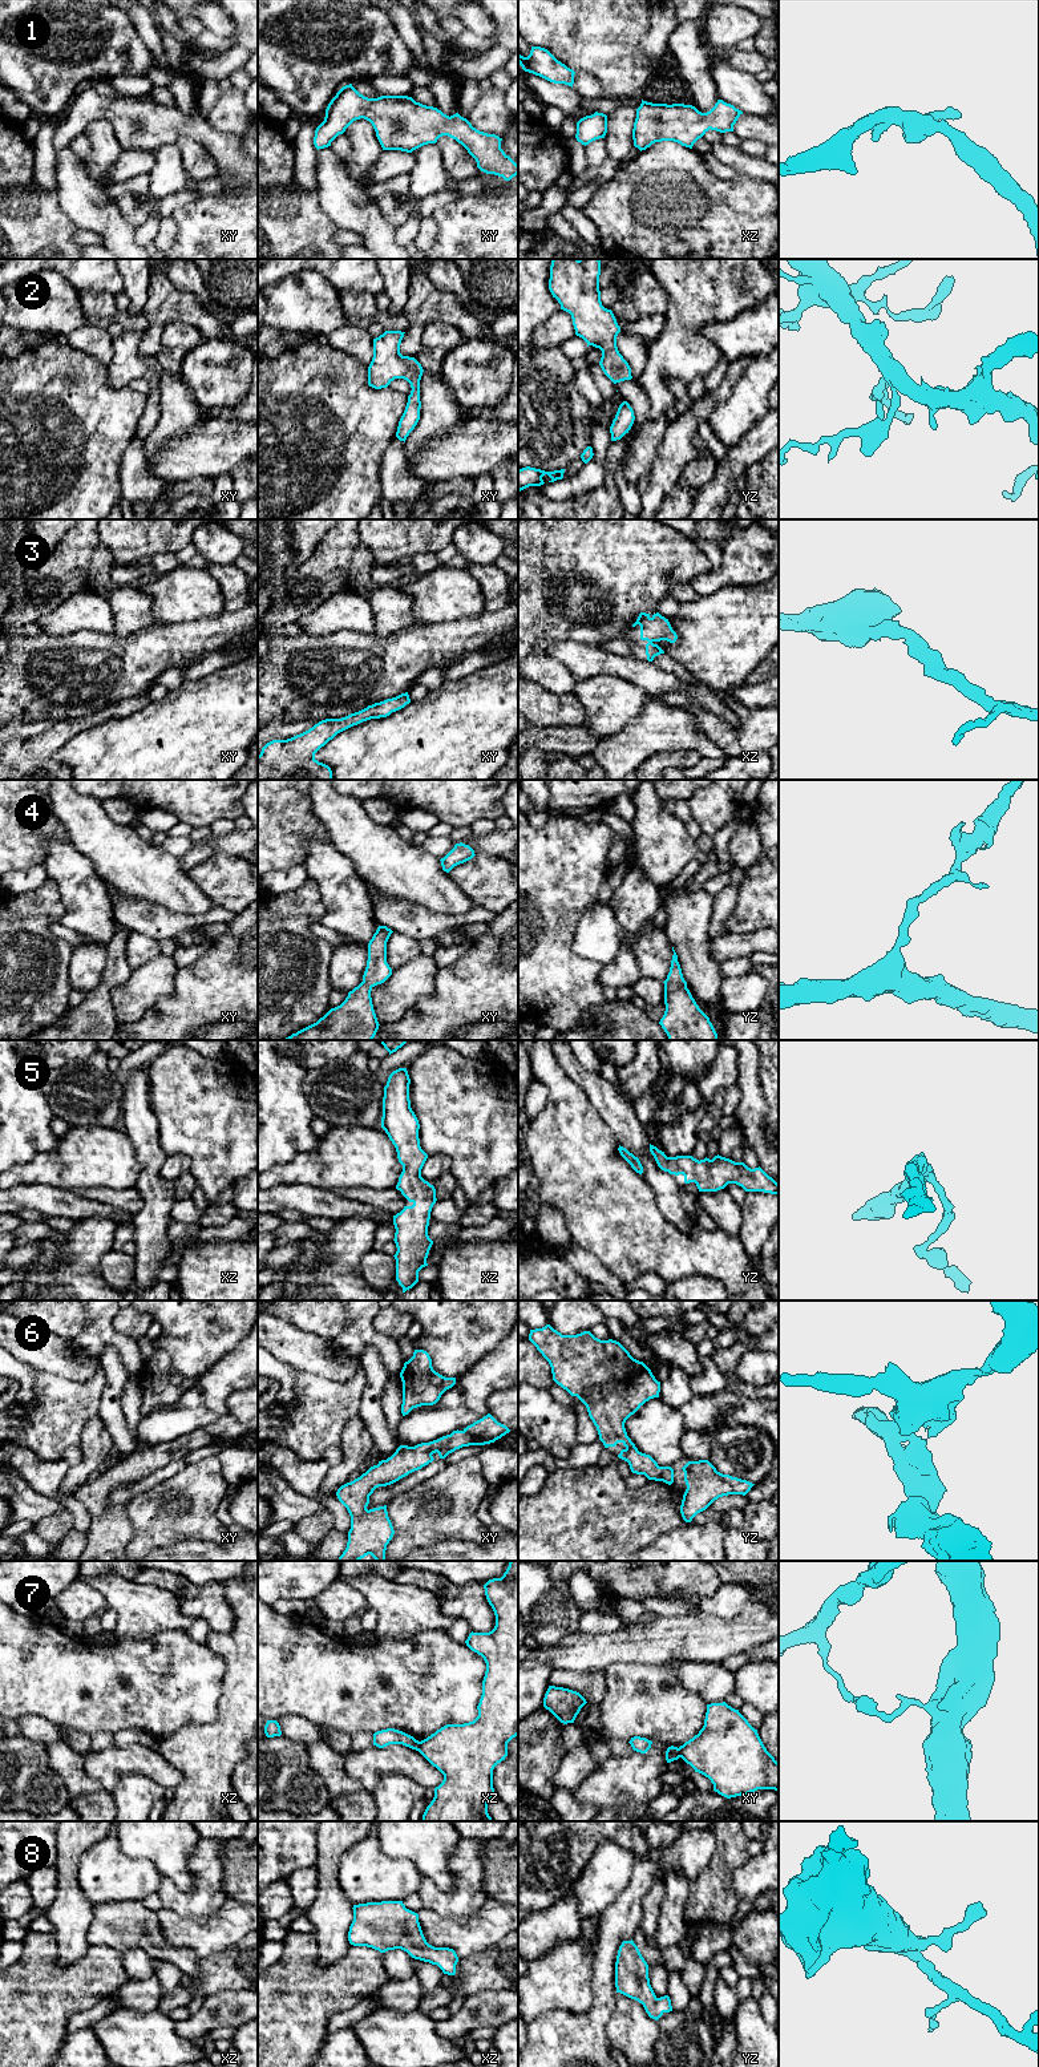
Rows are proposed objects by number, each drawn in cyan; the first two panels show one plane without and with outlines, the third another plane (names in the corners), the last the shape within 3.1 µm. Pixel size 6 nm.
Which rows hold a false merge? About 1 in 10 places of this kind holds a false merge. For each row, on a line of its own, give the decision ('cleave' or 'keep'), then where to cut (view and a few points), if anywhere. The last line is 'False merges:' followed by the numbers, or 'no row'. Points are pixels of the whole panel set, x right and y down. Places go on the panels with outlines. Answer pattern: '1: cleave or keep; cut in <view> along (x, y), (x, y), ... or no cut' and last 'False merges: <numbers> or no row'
1: keep; no cut
2: keep; no cut
3: keep; no cut
4: keep; no cut
5: keep; no cut
6: keep; no cut
7: cleave; cut in xz along (420, 1742), (416, 1750)
8: keep; no cut
False merges: 7

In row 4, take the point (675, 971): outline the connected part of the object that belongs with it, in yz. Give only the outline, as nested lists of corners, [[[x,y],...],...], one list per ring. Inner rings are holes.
[[[672,947],[674,955],[670,972],[664,983],[666,1011],[659,1024],[668,1036],[668,1040],[717,1040],[717,1034],[709,1022],[709,1018],[699,1008],[683,978],[678,955]]]

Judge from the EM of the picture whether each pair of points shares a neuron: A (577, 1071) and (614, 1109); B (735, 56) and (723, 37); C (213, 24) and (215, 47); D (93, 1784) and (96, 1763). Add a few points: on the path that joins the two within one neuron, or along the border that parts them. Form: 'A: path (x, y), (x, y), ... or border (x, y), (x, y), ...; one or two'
A: path (586, 1080), (606, 1100); one
B: border (735, 48), (727, 53); two
C: border (205, 28), (234, 41); two
D: border (83, 1754), (84, 1771), (104, 1788); two

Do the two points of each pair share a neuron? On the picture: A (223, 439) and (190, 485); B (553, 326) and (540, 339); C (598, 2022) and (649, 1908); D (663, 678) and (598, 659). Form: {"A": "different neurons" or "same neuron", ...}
{"A": "different neurons", "B": "same neuron", "C": "different neurons", "D": "same neuron"}

